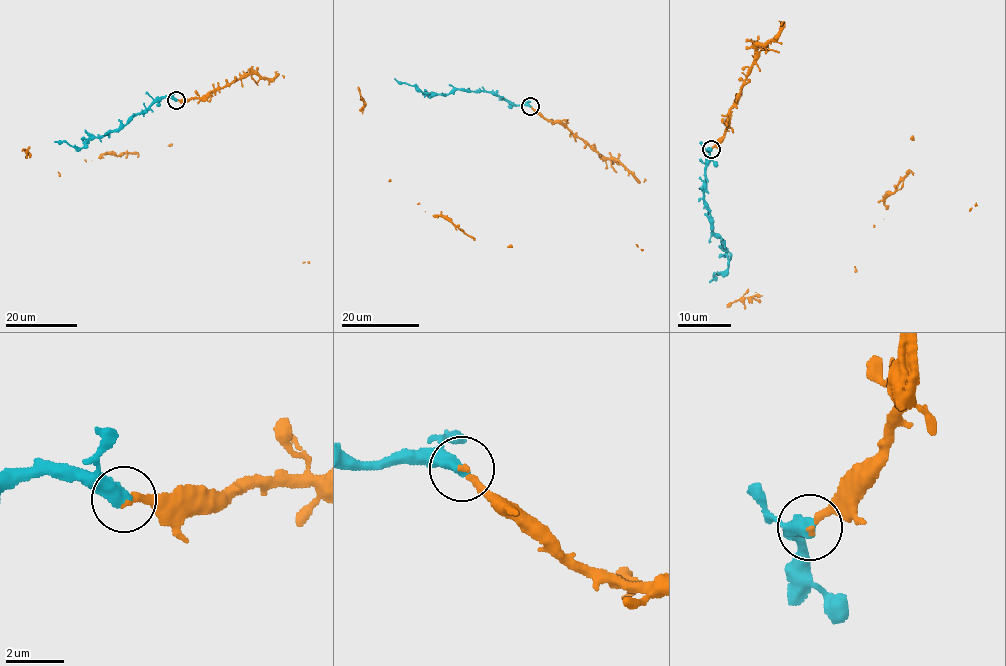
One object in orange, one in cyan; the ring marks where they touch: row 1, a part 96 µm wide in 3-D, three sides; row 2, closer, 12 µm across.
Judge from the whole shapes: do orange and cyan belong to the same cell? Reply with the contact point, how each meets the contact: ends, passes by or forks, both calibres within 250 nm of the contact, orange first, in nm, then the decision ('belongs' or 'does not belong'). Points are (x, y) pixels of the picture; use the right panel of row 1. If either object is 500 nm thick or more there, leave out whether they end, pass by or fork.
(711, 149) | 200/500 nm | belongs

